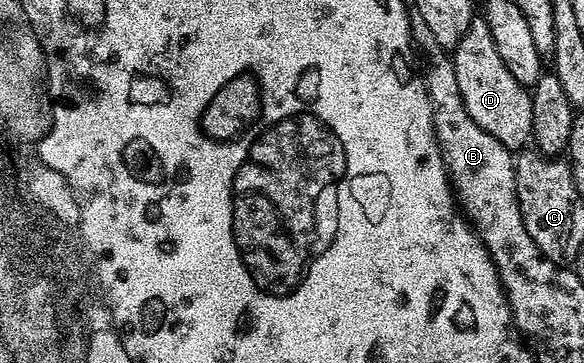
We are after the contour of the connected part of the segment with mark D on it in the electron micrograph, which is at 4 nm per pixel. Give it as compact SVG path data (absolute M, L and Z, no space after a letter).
M484 19L473 20L451 56L467 115L471 115L471 119L475 119L487 135L495 135L495 139L499 139L499 143L510 151L526 148L533 140L531 93L526 86L518 83L511 71L507 71L507 63L499 59L489 24Z

